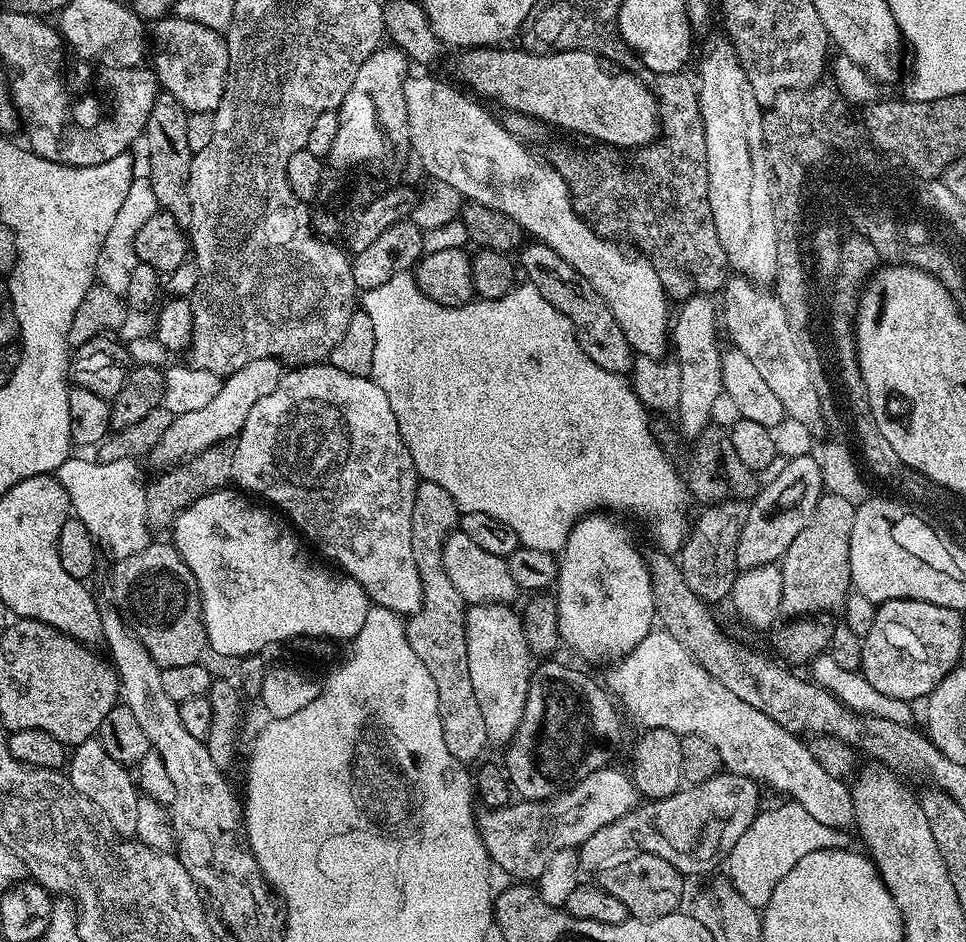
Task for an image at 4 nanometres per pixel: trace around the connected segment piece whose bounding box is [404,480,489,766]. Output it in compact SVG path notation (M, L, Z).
M420 480L414 494L414 514L410 514L410 542L414 546L414 566L418 566L422 578L422 602L420 608L407 617L404 629L410 650L422 658L422 666L430 670L430 678L434 678L434 686L438 686L438 714L442 718L446 750L468 766L471 760L481 759L479 756L489 747L489 742L478 698L474 698L474 686L470 686L470 666L466 666L466 605L442 566L444 538L457 528L458 509L454 498L435 482Z

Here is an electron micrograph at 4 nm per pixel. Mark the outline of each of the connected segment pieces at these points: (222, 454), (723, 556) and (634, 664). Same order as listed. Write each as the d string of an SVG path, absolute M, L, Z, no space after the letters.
M231 443L215 444L198 454L194 454L181 464L173 464L171 468L161 471L153 484L147 485L146 516L148 526L152 530L171 529L172 523L198 498L211 492L227 489L233 483L232 479L232 449Z
M708 510L700 516L700 521L691 525L684 545L678 553L678 563L686 578L686 586L694 594L702 594L702 601L710 598L710 606L716 606L721 600L727 601L732 594L732 587L738 575L735 560L735 548L739 538L741 517L711 516Z
M663 630L648 632L646 638L642 638L642 642L638 642L638 646L634 646L629 652L624 653L624 655L619 657L613 664L616 665L608 672L608 684L606 683L607 691L611 693L615 703L619 705L623 711L625 708L625 710L640 723L639 727L641 729L661 728L662 730L676 732L680 737L698 734L702 738L706 738L706 742L710 742L710 746L714 746L714 750L718 750L721 765L723 765L727 771L737 772L740 776L751 776L753 779L760 781L763 785L767 786L767 784L769 784L774 791L781 792L784 796L793 796L793 798L796 799L793 801L795 801L799 807L806 809L822 826L830 826L837 830L844 830L847 829L847 824L851 825L853 821L855 821L856 815L854 814L852 794L849 785L843 780L835 780L830 774L826 774L826 770L822 770L822 766L818 766L818 758L814 758L814 754L810 754L807 743L805 743L797 733L787 732L785 728L778 726L778 722L774 722L774 718L762 714L762 710L754 710L754 706L749 706L746 702L742 702L742 698L738 698L738 694L730 694L730 690L726 690L726 686L722 686L722 682L718 682L713 678L713 676L690 655L686 650L686 646L682 646L682 642L678 642L678 638L674 638L669 632Z

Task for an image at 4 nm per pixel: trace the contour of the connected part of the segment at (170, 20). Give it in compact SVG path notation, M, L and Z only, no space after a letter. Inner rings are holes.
M169 14L153 23L150 44L156 47L154 71L165 92L174 94L188 111L215 113L228 81L228 41L219 31Z

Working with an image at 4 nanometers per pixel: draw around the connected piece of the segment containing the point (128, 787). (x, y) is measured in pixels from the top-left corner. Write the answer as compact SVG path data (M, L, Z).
M99 739L87 740L71 749L70 759L66 764L66 775L68 781L74 786L74 790L78 790L78 794L82 794L86 798L90 798L90 802L94 802L94 806L104 816L108 827L114 829L118 836L125 838L136 836L138 830L138 802L142 798L138 791L138 785L133 773L125 765L114 762L114 758L110 758L110 754L106 754L106 750L100 745Z

